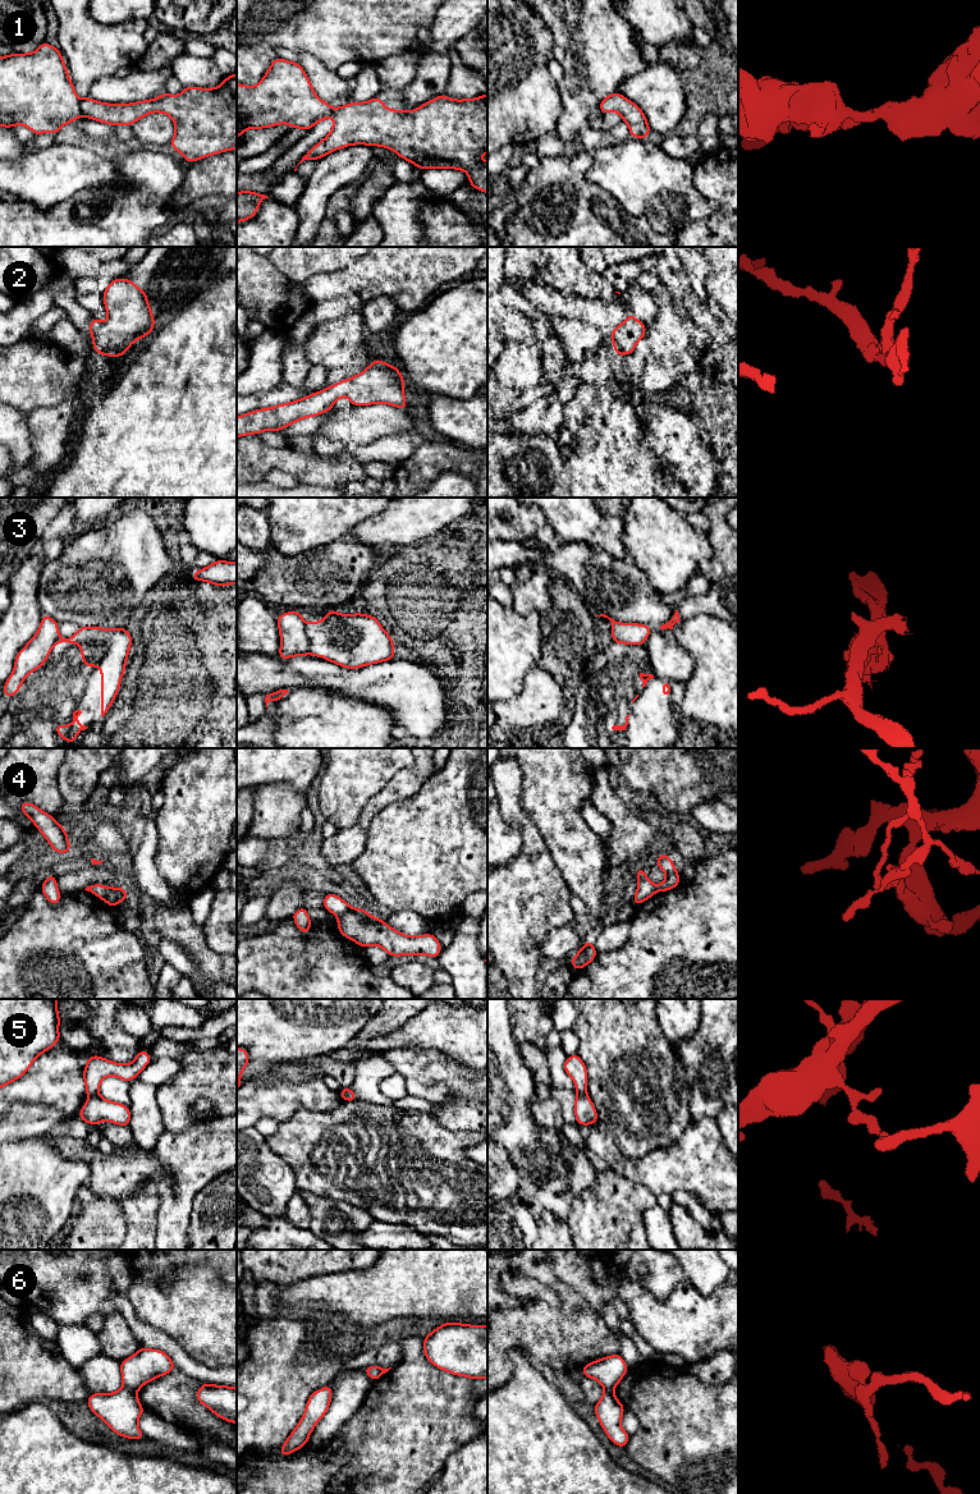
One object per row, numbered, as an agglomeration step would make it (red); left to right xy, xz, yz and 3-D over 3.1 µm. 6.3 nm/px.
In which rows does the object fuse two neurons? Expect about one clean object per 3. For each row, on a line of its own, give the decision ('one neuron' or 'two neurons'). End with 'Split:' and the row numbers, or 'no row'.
1: two neurons
2: one neuron
3: two neurons
4: two neurons
5: two neurons
6: two neurons
Split: 1, 3, 4, 5, 6

